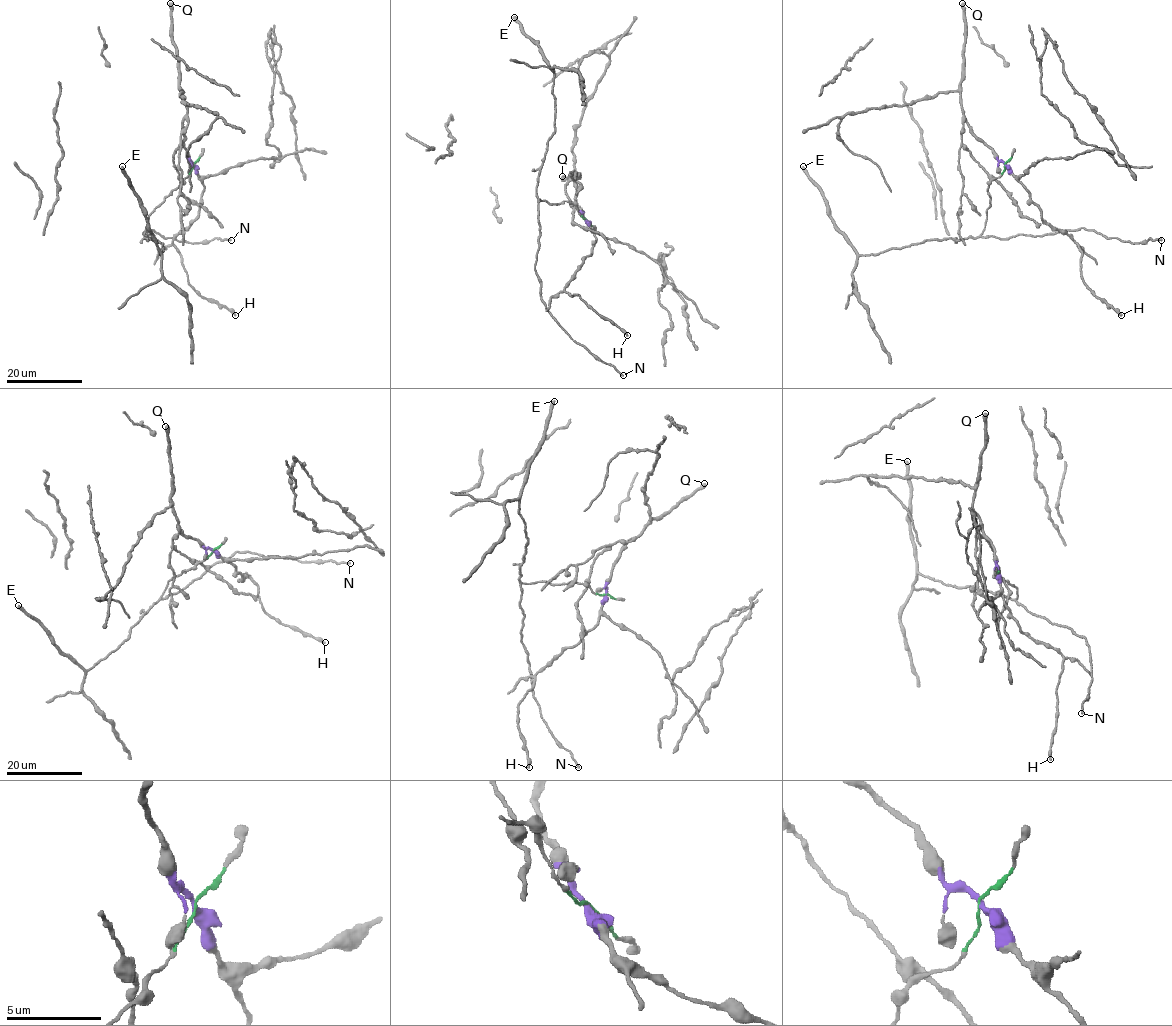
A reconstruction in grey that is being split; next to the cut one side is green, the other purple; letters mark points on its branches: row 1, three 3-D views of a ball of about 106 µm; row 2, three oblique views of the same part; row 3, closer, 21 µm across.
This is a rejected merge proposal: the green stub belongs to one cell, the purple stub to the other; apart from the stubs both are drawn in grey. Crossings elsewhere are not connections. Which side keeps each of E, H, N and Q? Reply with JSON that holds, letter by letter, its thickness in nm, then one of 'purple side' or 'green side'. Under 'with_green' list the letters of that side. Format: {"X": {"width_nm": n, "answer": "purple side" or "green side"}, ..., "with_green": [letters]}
{"E": {"width_nm": 400, "answer": "green side"}, "H": {"width_nm": 200, "answer": "purple side"}, "N": {"width_nm": 180, "answer": "green side"}, "Q": {"width_nm": 650, "answer": "purple side"}, "with_green": ["E", "N"]}

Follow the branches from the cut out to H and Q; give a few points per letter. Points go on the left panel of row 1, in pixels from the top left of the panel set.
H: (193, 164), (203, 185), (198, 217), (172, 244), (187, 282), (202, 296), (236, 315)
Q: (193, 164), (184, 141), (186, 102), (179, 85), (169, 2)

